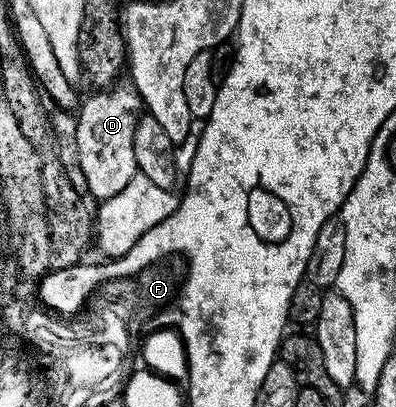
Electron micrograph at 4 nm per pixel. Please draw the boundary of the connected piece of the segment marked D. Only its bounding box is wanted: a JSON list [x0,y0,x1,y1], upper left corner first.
[76,83,143,202]

